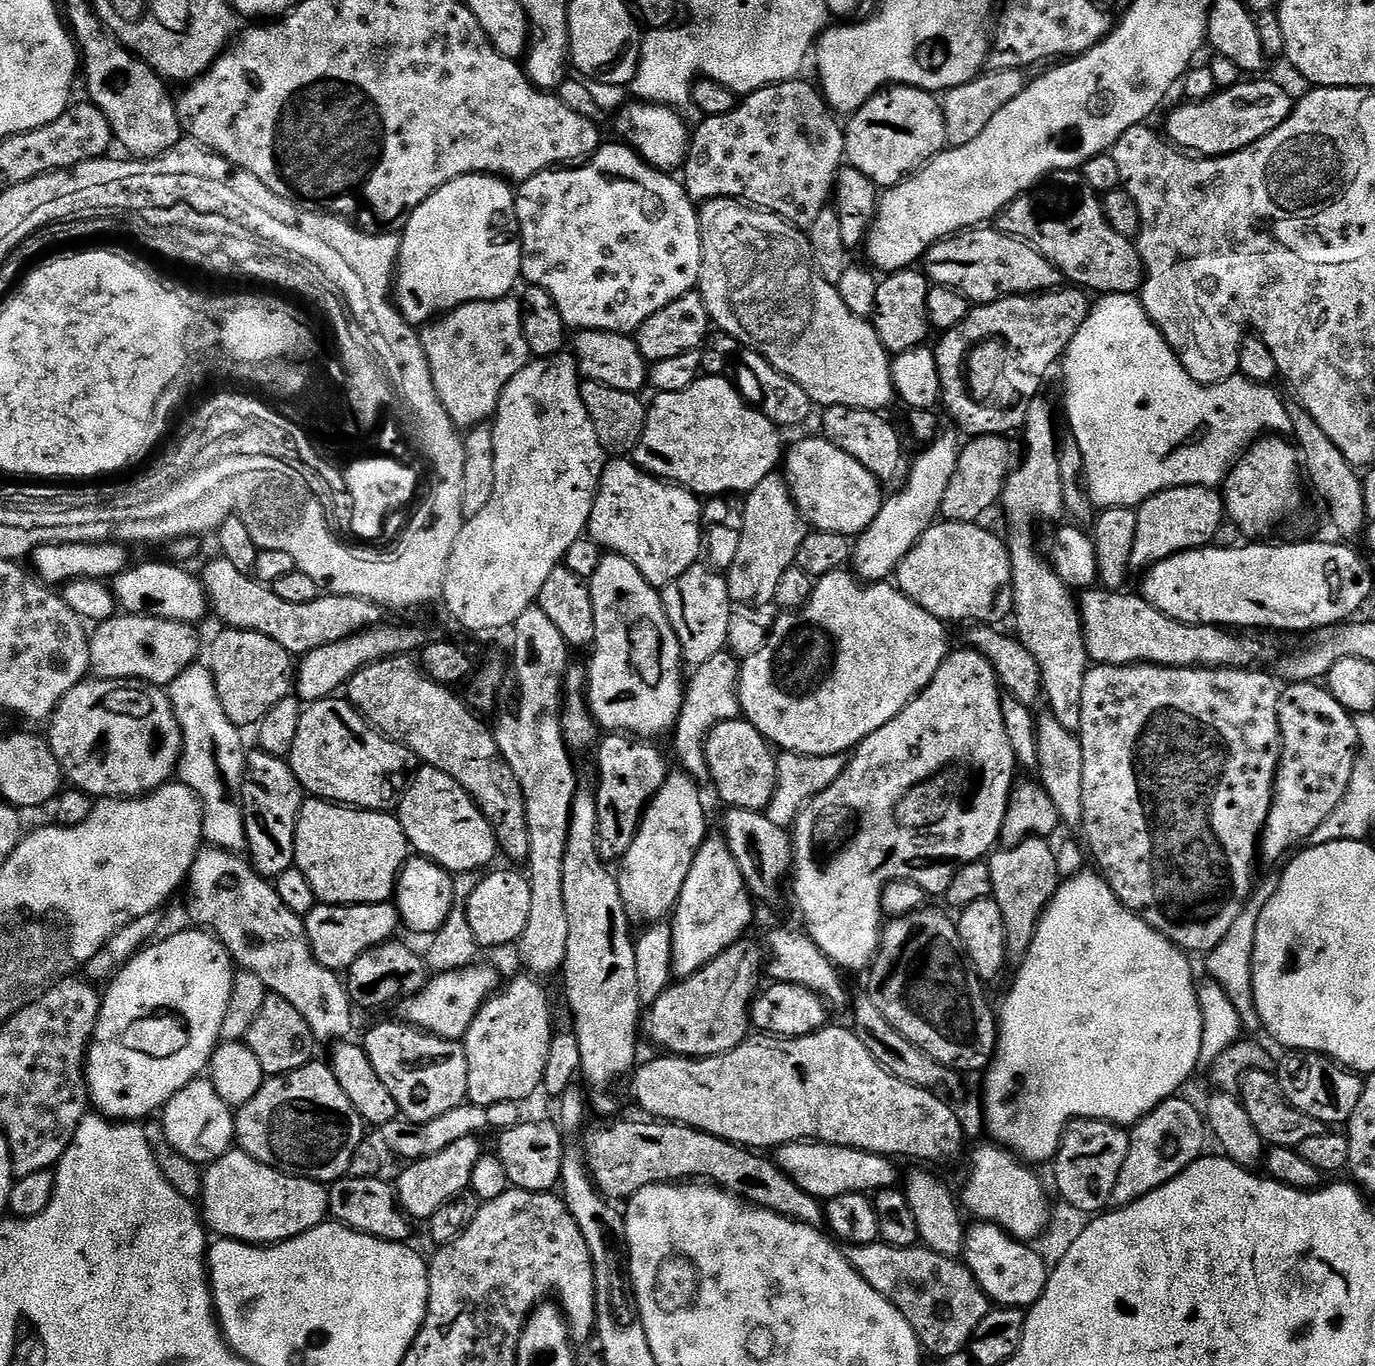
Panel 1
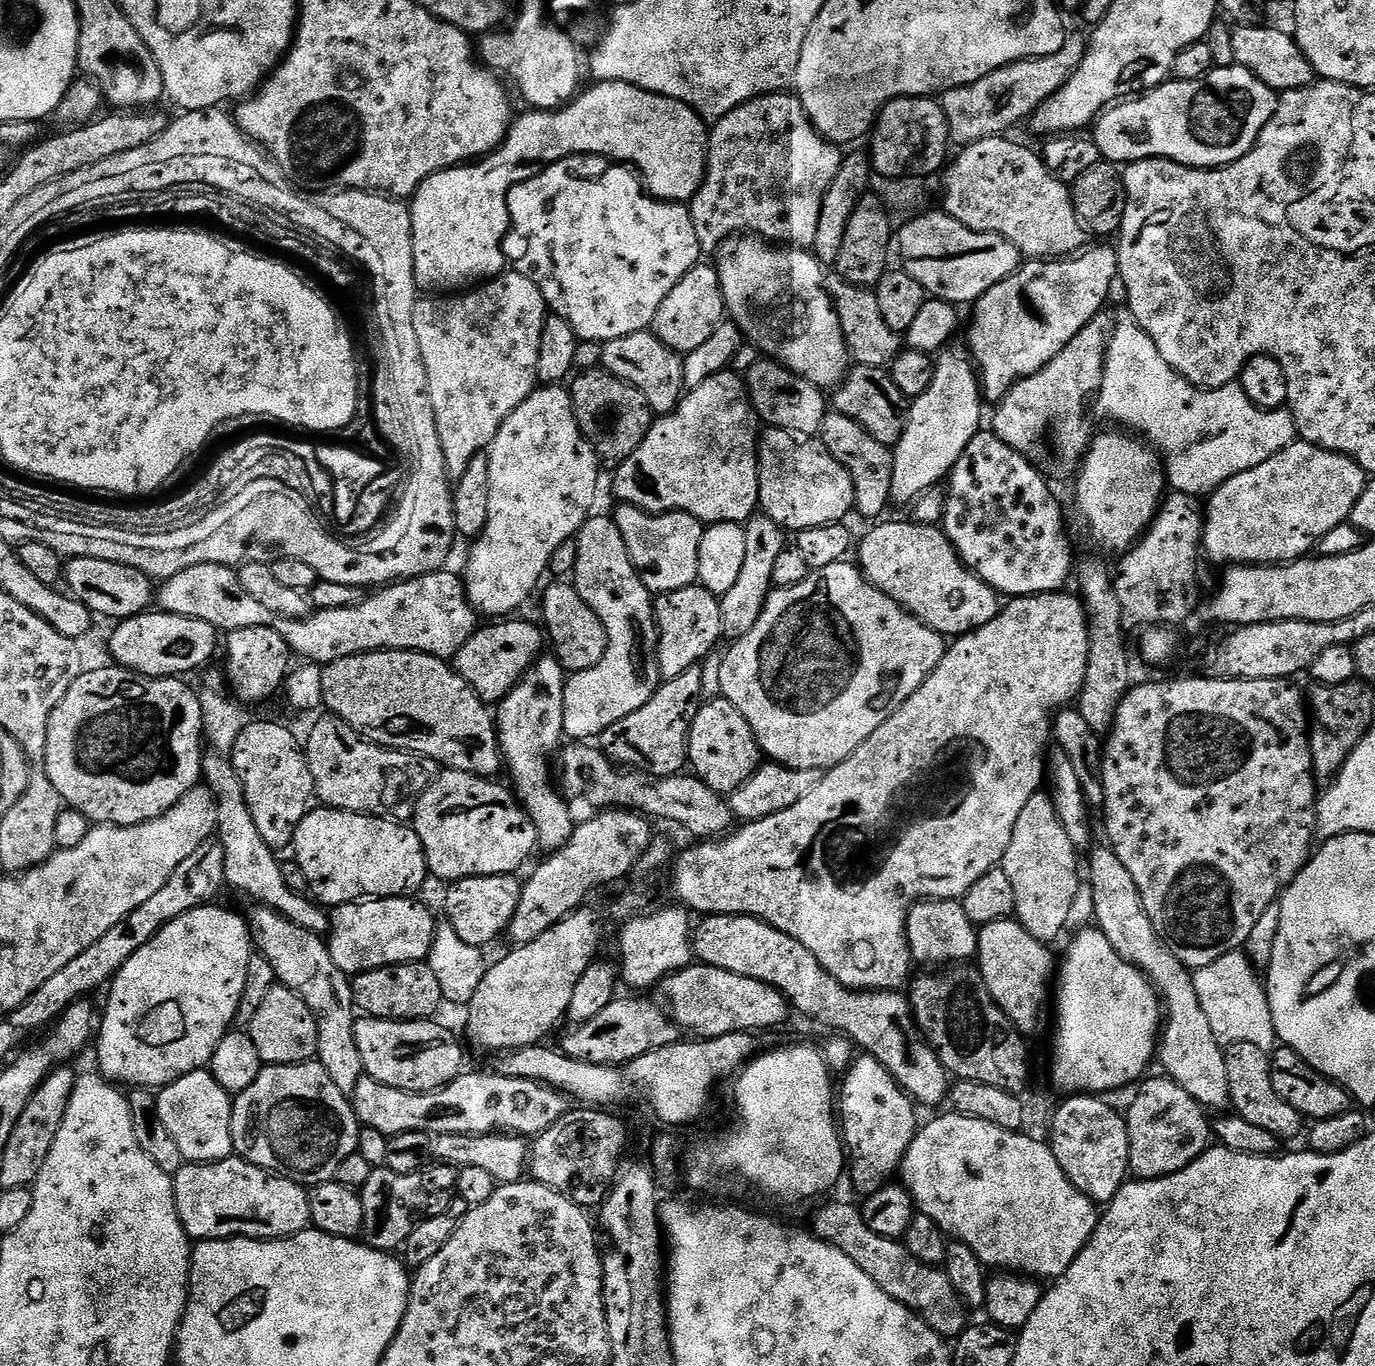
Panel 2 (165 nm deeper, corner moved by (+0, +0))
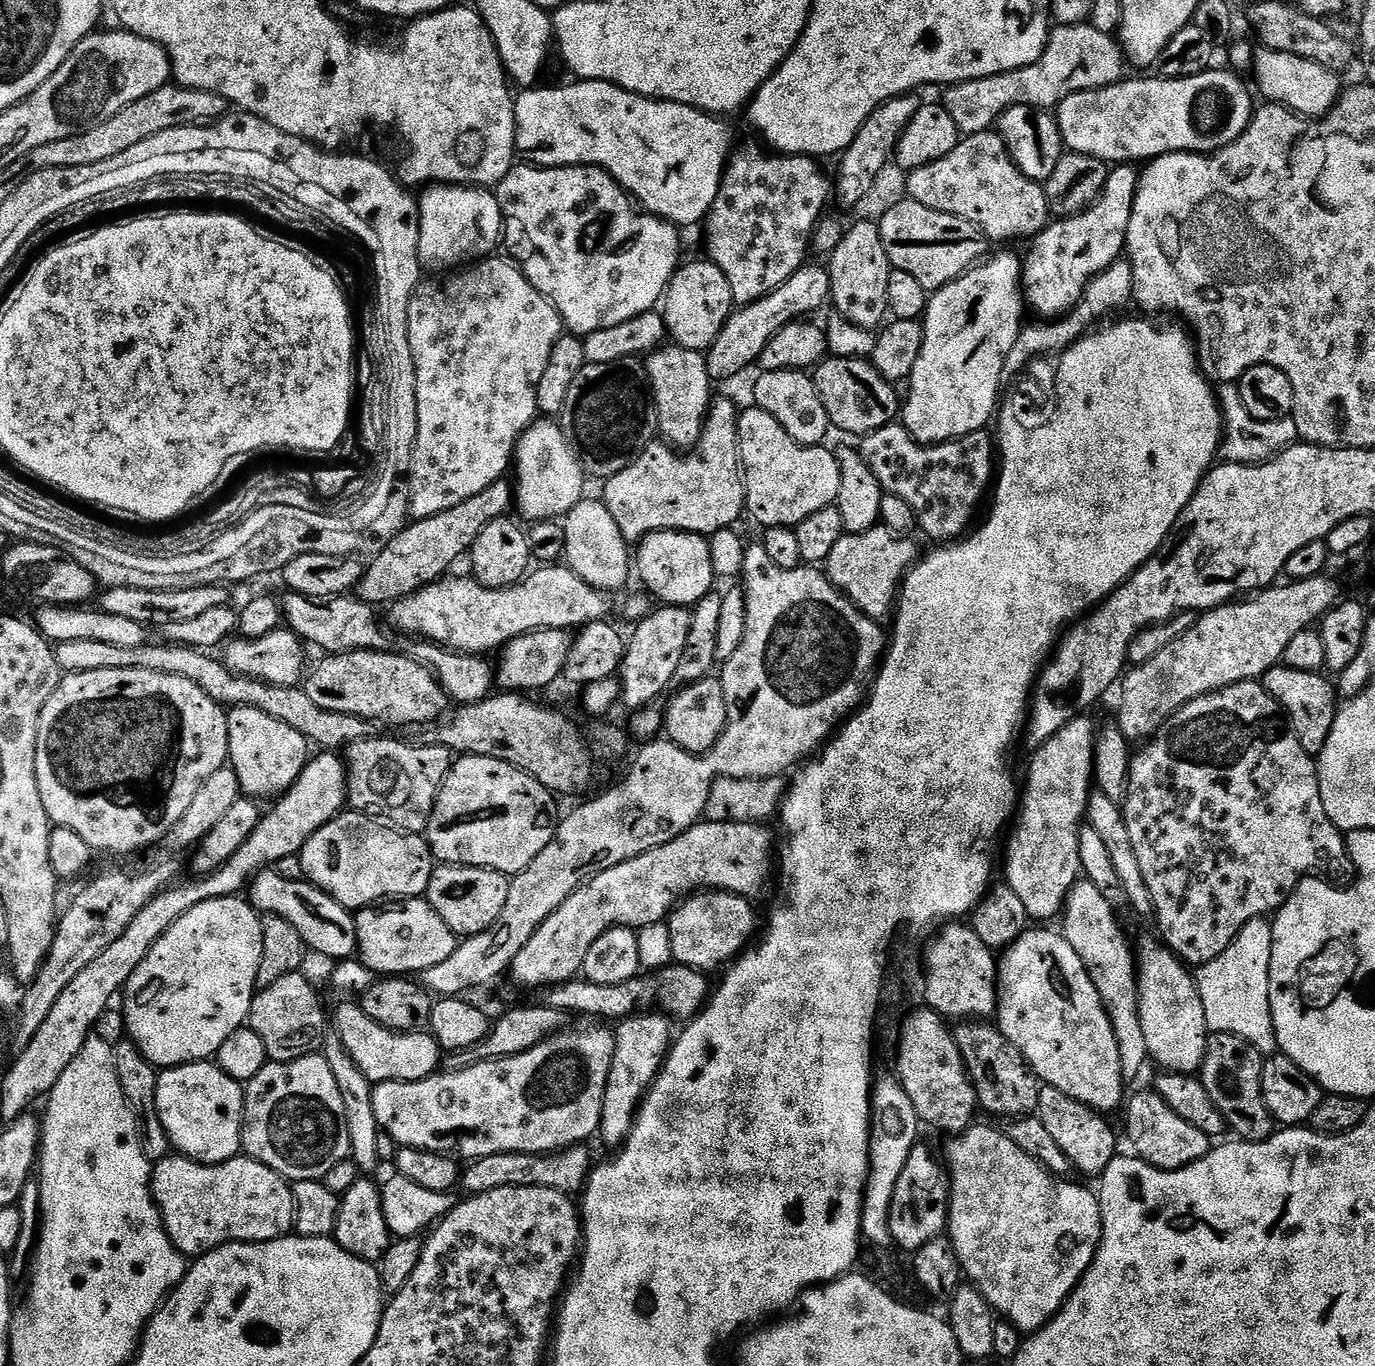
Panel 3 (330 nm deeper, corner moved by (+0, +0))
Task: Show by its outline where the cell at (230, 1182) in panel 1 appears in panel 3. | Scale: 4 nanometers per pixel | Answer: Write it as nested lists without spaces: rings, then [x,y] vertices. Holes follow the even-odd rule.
[[[169,1154],[162,1160],[155,1161],[152,1170],[152,1197],[156,1200],[156,1205],[160,1207],[160,1217],[164,1223],[166,1234],[175,1248],[186,1258],[199,1258],[219,1248],[221,1244],[231,1244],[233,1242],[251,1242],[261,1244],[267,1240],[276,1240],[279,1236],[289,1235],[293,1231],[296,1223],[296,1207],[294,1206],[294,1194],[292,1193],[292,1184],[279,1176],[270,1166],[252,1159],[251,1156],[238,1154],[233,1160],[227,1160],[221,1164],[199,1164],[196,1160],[190,1160],[186,1156],[179,1154]]]

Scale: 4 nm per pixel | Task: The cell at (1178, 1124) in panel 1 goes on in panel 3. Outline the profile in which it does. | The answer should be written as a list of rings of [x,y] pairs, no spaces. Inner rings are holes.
[[[1155,1091],[1140,1092],[1136,1097],[1129,1099],[1128,1108],[1128,1140],[1139,1159],[1145,1160],[1156,1168],[1164,1168],[1167,1172],[1176,1172],[1179,1168],[1185,1168],[1200,1160],[1210,1150],[1210,1138],[1202,1134],[1202,1130],[1194,1130],[1190,1122],[1184,1118],[1178,1118],[1166,1102],[1157,1096]]]

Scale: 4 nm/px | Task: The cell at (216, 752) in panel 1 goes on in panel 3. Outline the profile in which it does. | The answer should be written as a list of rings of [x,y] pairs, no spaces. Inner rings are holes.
[[[265,870],[252,879],[246,892],[253,908],[261,914],[276,915],[298,930],[308,950],[339,962],[357,955],[356,917],[330,894],[311,882],[292,883],[274,870]]]

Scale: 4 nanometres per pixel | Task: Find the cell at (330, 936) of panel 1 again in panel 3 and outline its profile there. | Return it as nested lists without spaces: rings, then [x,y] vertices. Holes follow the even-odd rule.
[[[408,898],[397,912],[379,912],[379,907],[359,909],[356,917],[356,950],[358,959],[380,978],[407,977],[408,972],[419,974],[446,962],[454,954],[458,937],[438,918],[427,899]]]

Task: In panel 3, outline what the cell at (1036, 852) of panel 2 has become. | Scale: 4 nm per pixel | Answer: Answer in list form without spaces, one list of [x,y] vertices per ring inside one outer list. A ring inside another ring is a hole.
[[[1077,714],[1073,716],[1058,734],[1054,734],[1035,749],[1032,765],[1028,768],[1028,781],[1023,781],[1022,795],[1018,800],[1018,811],[1014,816],[1014,827],[1011,829],[1012,841],[1008,844],[1008,853],[1004,856],[1003,879],[1018,894],[1022,906],[1026,906],[1026,914],[1036,922],[1052,922],[1061,915],[1068,891],[1081,879],[1080,859],[1078,858],[1078,838],[1086,820],[1088,797],[1094,791],[1094,746],[1098,724],[1091,720],[1091,715]]]

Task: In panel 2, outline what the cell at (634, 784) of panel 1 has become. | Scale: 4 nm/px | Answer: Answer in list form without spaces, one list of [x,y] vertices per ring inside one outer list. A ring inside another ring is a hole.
[[[699,667],[661,683],[642,710],[634,710],[634,714],[608,728],[608,759],[625,770],[635,770],[652,778],[683,773],[688,764],[688,732],[701,706],[703,691],[703,674]]]

